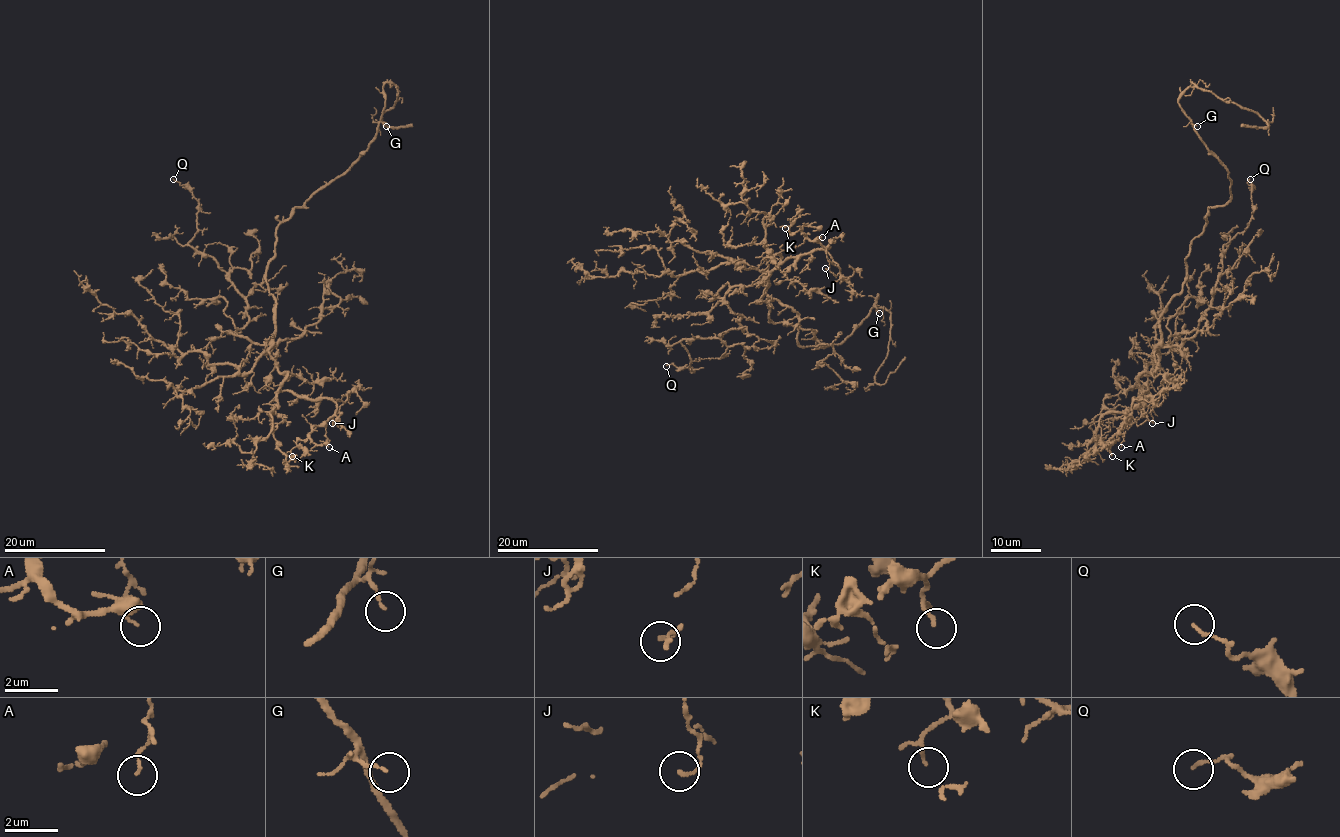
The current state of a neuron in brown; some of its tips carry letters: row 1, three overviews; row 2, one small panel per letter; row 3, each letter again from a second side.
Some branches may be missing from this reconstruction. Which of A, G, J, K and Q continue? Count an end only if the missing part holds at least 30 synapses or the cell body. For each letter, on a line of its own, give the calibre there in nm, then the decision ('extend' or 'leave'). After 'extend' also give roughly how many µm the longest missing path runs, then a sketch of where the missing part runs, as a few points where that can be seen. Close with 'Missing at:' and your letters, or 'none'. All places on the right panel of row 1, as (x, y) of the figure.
A: 90 nm | leave
G: 110 nm | leave
J: 130 nm | leave
K: 80 nm | leave
Q: 120 nm | leave
Missing at: none

